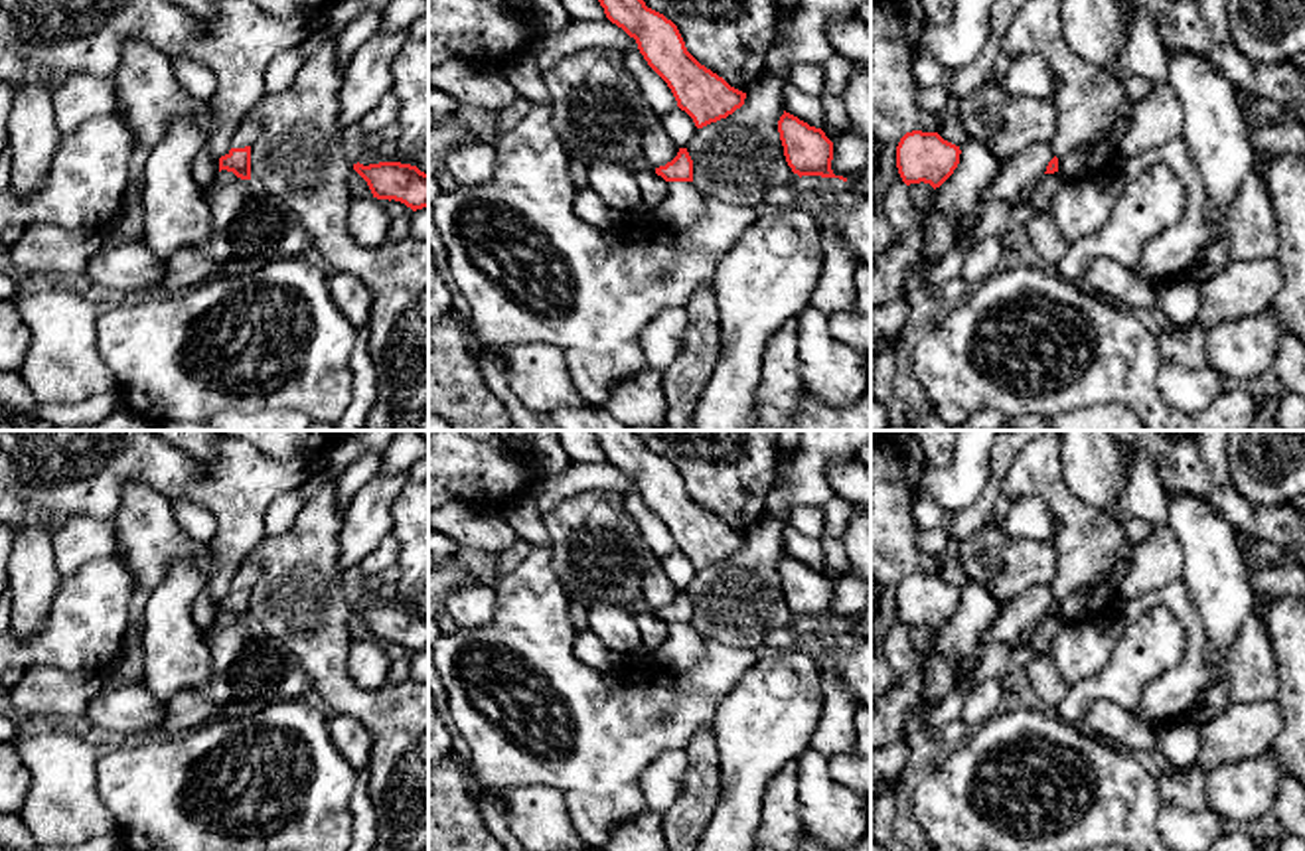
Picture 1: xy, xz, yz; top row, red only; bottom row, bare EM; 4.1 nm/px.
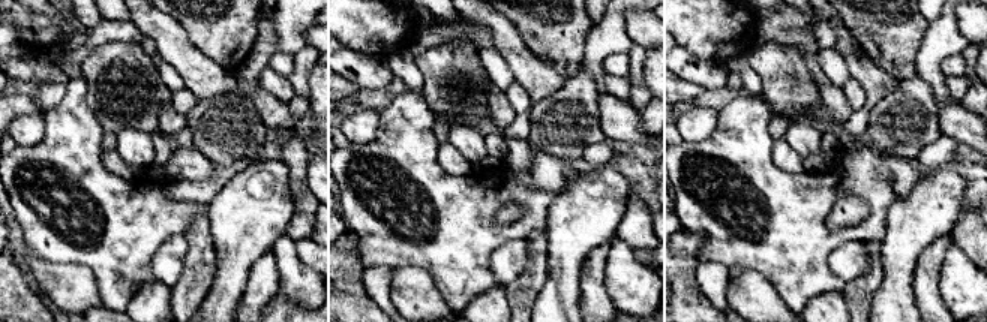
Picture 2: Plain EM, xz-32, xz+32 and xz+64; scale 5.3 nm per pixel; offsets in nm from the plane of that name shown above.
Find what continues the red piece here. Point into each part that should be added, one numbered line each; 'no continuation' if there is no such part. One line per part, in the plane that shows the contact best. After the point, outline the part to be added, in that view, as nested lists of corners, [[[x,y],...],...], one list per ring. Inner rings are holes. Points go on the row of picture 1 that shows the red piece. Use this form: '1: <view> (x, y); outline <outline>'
no continuation

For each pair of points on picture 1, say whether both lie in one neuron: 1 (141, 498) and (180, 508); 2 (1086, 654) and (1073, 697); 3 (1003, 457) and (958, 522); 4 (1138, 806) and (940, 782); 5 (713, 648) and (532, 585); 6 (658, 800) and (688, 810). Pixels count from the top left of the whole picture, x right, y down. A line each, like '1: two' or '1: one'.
1: two
2: two
3: one
4: one
5: two
6: two

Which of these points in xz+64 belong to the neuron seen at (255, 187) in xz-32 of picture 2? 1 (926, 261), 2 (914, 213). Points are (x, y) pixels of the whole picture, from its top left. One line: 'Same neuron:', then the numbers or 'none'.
Same neuron: 2

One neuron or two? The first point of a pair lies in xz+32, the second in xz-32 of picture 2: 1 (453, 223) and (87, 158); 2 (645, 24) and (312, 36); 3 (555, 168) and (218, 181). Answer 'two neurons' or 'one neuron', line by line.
1: one neuron
2: one neuron
3: one neuron

